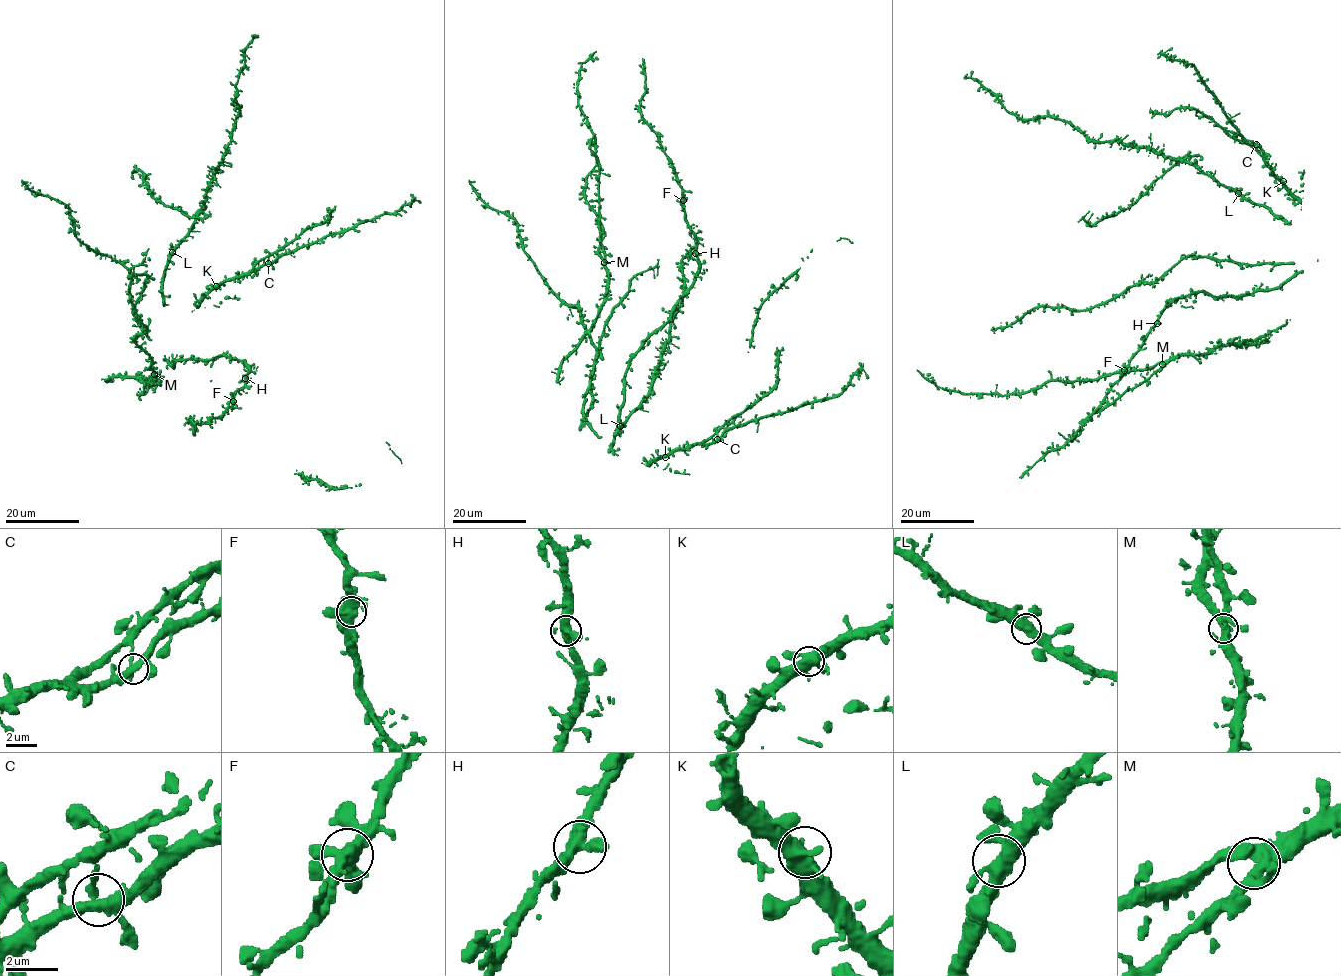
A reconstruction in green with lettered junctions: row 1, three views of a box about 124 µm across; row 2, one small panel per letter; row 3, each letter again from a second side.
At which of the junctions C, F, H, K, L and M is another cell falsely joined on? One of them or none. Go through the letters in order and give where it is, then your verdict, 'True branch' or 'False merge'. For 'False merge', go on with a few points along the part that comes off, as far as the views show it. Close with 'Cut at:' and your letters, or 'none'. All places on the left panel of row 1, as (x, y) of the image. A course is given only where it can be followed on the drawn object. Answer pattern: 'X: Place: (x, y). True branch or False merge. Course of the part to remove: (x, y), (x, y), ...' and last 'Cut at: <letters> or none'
C: Place: (268, 263). True branch
F: Place: (233, 401). True branch
H: Place: (245, 378). True branch
K: Place: (216, 286). True branch
L: Place: (172, 252). True branch
M: Place: (154, 374). True branch
Cut at: none

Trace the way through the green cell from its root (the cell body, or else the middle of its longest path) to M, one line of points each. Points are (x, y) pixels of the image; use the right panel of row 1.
M: (1269, 337), (1266, 341), (1236, 342), (1207, 352), (1181, 355), (1162, 364)

